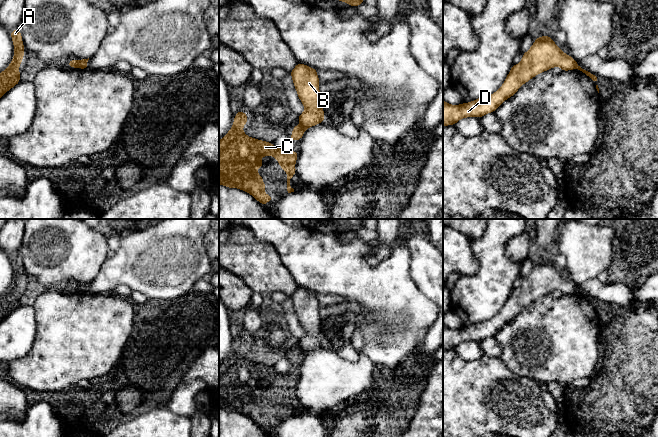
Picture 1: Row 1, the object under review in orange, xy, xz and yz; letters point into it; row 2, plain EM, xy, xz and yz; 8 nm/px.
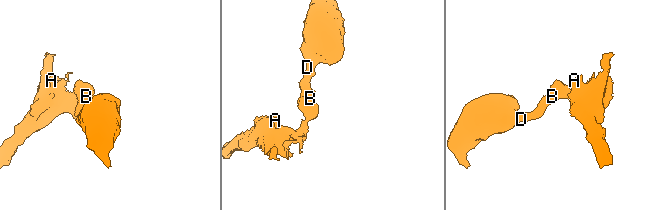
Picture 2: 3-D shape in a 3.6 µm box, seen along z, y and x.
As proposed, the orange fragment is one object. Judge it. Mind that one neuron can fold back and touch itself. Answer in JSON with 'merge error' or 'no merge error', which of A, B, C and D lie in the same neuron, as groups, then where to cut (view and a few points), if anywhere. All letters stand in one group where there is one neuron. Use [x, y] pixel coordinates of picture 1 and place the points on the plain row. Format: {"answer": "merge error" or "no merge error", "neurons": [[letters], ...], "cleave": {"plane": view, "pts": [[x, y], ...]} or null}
{"answer": "merge error", "neurons": [["A", "C"], ["B", "D"]], "cleave": {"plane": "xy", "pts": [[78, 284], [79, 291]]}}

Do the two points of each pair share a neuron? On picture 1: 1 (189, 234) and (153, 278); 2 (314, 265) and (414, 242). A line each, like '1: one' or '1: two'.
1: one
2: two

